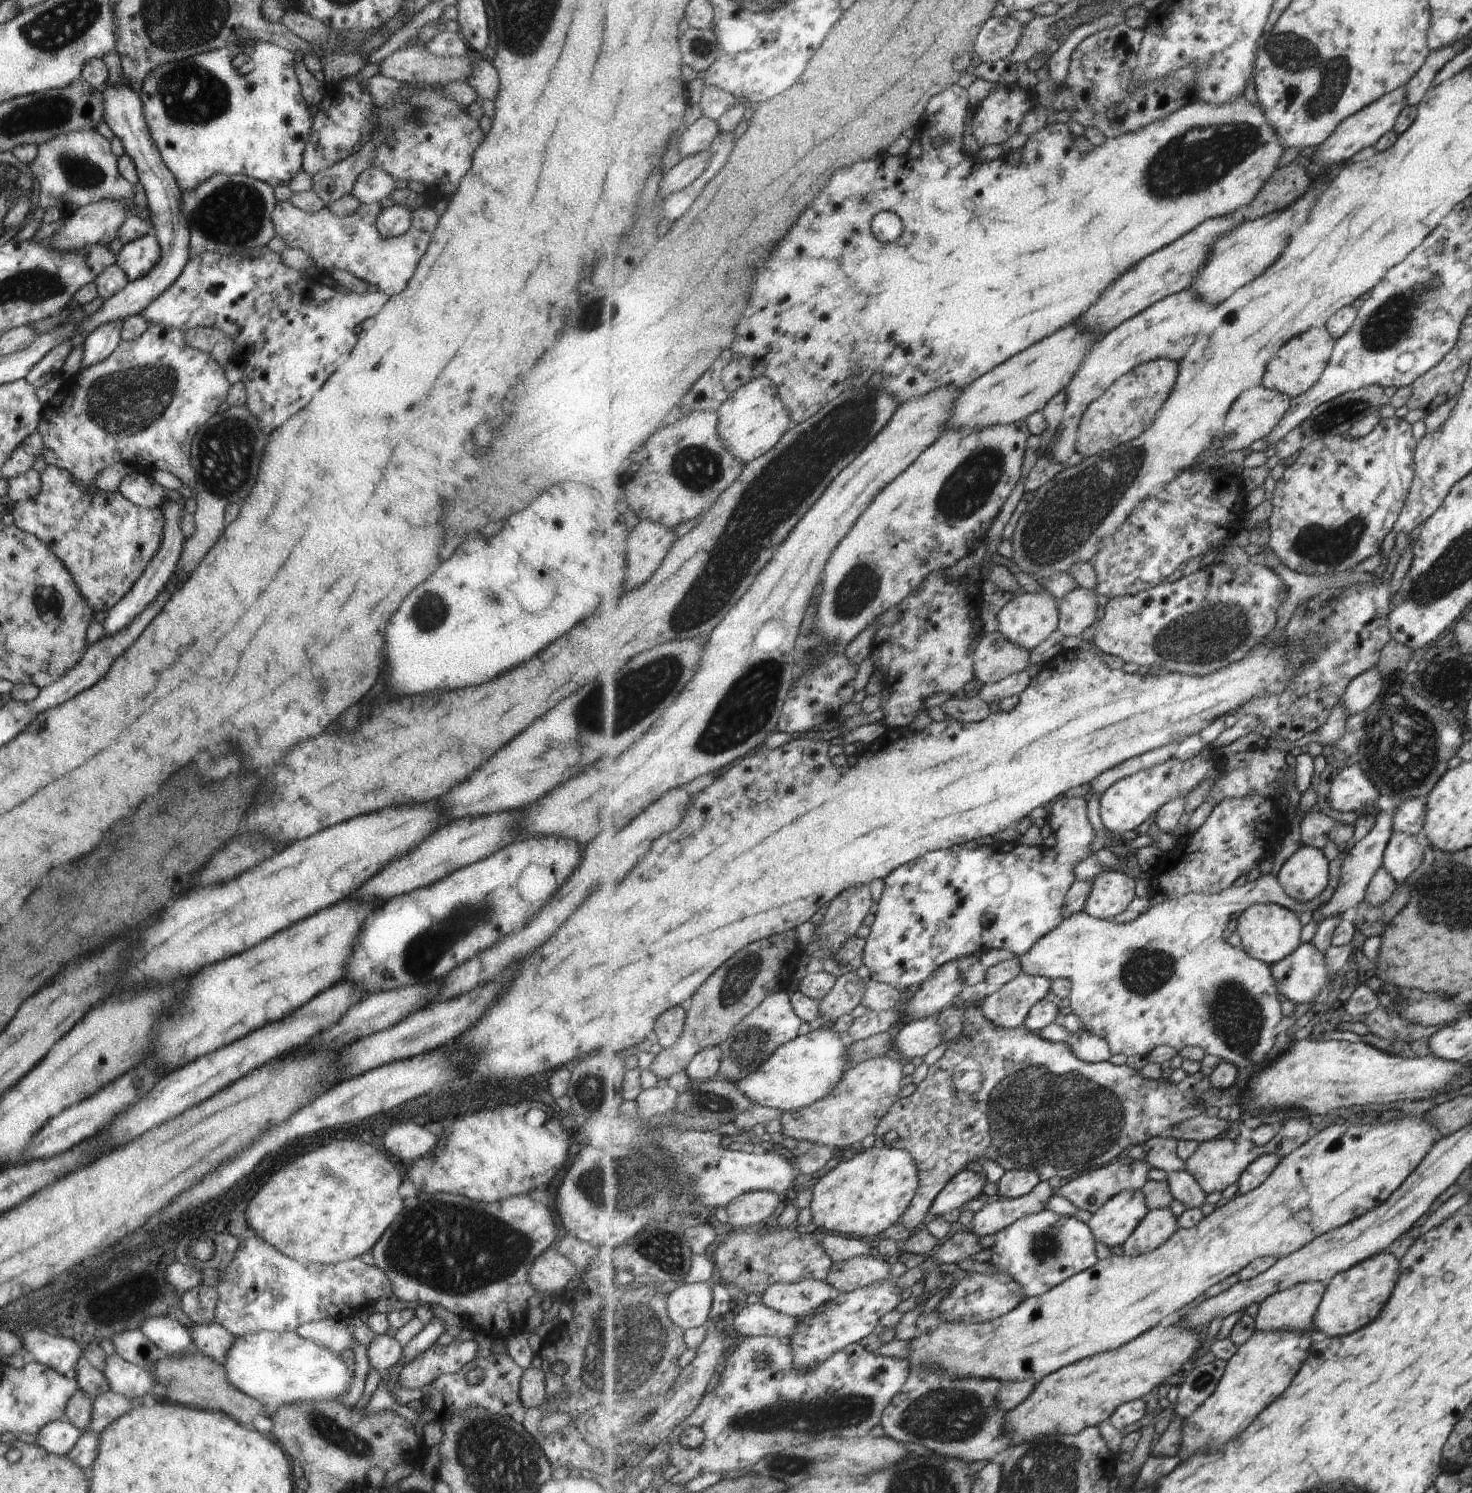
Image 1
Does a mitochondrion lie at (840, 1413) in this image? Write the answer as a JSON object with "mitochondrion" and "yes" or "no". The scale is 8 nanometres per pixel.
{"mitochondrion":"yes"}

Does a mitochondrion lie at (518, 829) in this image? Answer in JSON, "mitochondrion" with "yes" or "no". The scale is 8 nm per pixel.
{"mitochondrion":"no"}

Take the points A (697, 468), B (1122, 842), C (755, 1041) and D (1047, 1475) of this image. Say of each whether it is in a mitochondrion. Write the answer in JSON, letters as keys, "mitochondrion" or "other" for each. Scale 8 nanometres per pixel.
{"A":"mitochondrion","B":"other","C":"mitochondrion","D":"mitochondrion"}

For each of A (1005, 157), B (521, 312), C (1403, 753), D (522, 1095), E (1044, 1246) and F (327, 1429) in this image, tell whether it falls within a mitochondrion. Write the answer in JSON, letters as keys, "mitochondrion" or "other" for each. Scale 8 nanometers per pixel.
{"A":"other","B":"other","C":"mitochondrion","D":"other","E":"mitochondrion","F":"mitochondrion"}

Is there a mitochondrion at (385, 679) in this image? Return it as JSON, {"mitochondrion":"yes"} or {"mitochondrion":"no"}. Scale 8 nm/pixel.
{"mitochondrion":"no"}

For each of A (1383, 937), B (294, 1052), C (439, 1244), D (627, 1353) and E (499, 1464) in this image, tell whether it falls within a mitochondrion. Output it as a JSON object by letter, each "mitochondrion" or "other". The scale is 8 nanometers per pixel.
{"A":"other","B":"other","C":"mitochondrion","D":"mitochondrion","E":"mitochondrion"}

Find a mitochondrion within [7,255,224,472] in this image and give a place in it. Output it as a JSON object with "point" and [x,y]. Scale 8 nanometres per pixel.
{"point":[124,402]}

